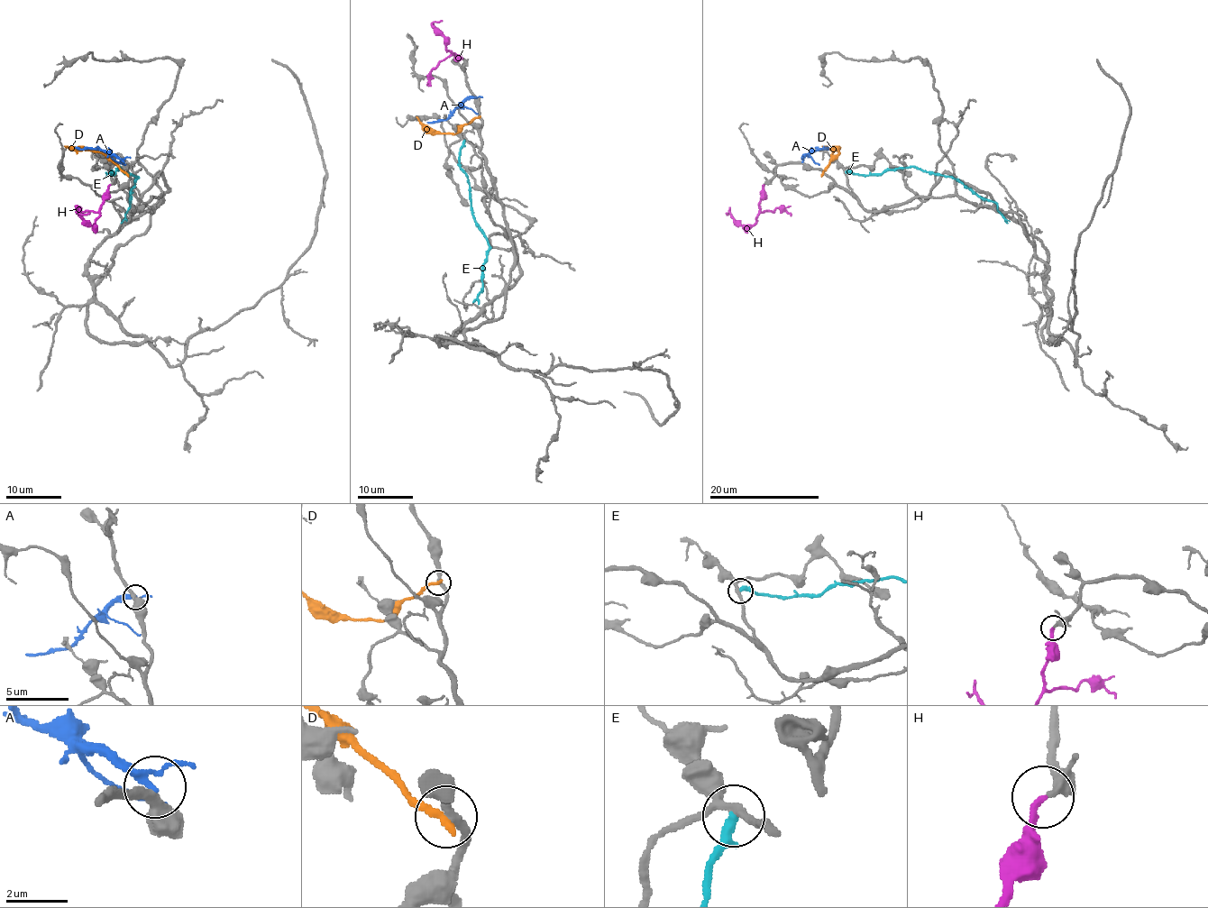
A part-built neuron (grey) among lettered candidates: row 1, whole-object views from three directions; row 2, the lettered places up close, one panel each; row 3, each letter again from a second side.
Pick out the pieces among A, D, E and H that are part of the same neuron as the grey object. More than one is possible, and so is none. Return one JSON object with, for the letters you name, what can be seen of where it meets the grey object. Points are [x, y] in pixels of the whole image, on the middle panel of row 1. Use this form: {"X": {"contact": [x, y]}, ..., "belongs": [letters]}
{"H": {"contact": [462, 58]}, "belongs": ["H"]}

